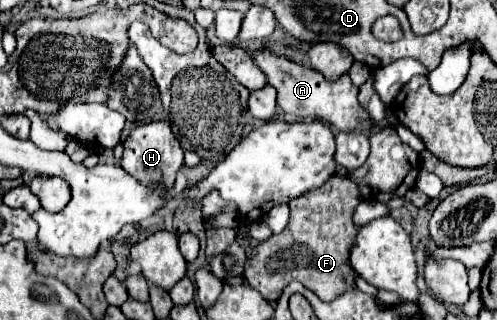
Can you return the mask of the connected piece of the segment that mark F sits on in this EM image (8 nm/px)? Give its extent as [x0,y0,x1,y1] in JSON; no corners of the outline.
[245,174,359,304]

